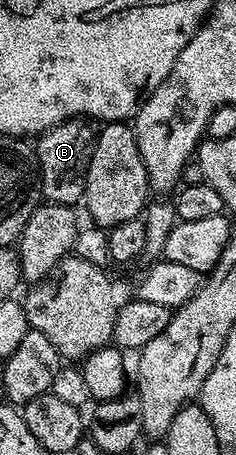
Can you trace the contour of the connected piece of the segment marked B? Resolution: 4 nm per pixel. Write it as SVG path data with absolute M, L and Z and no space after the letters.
M87 118L63 120L57 126L39 133L33 147L39 163L39 191L44 201L72 206L82 201L87 167L93 154L96 135L96 125Z

